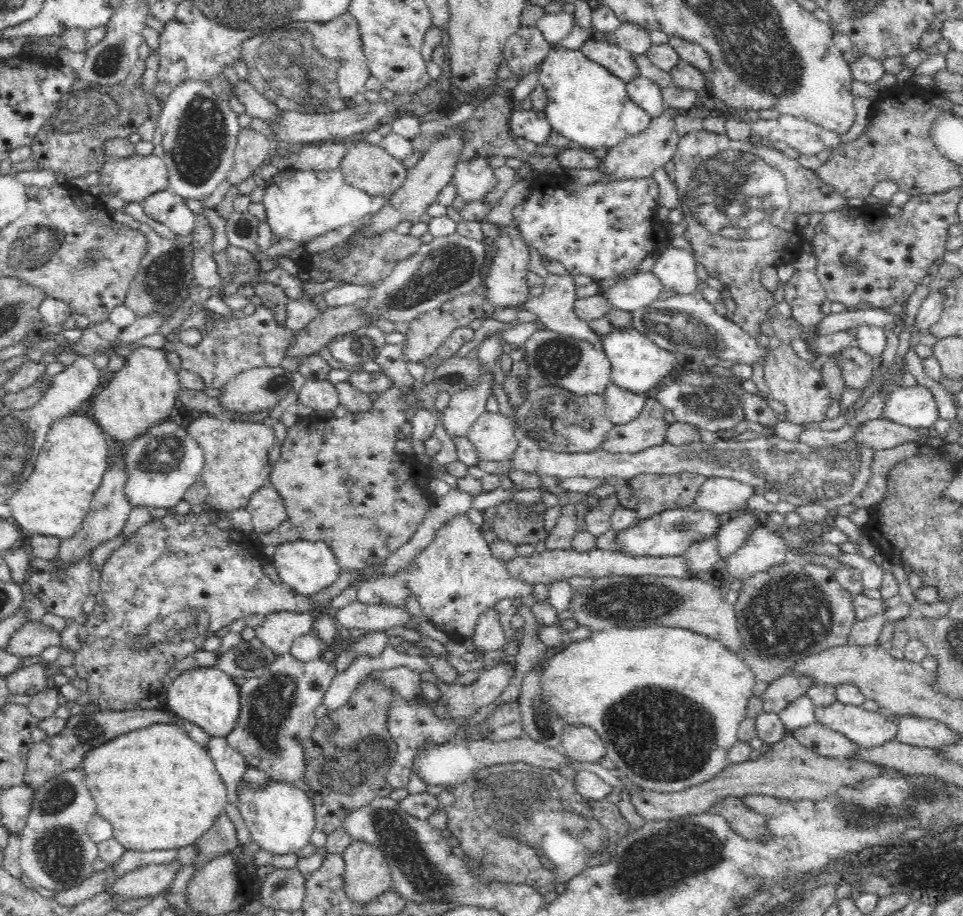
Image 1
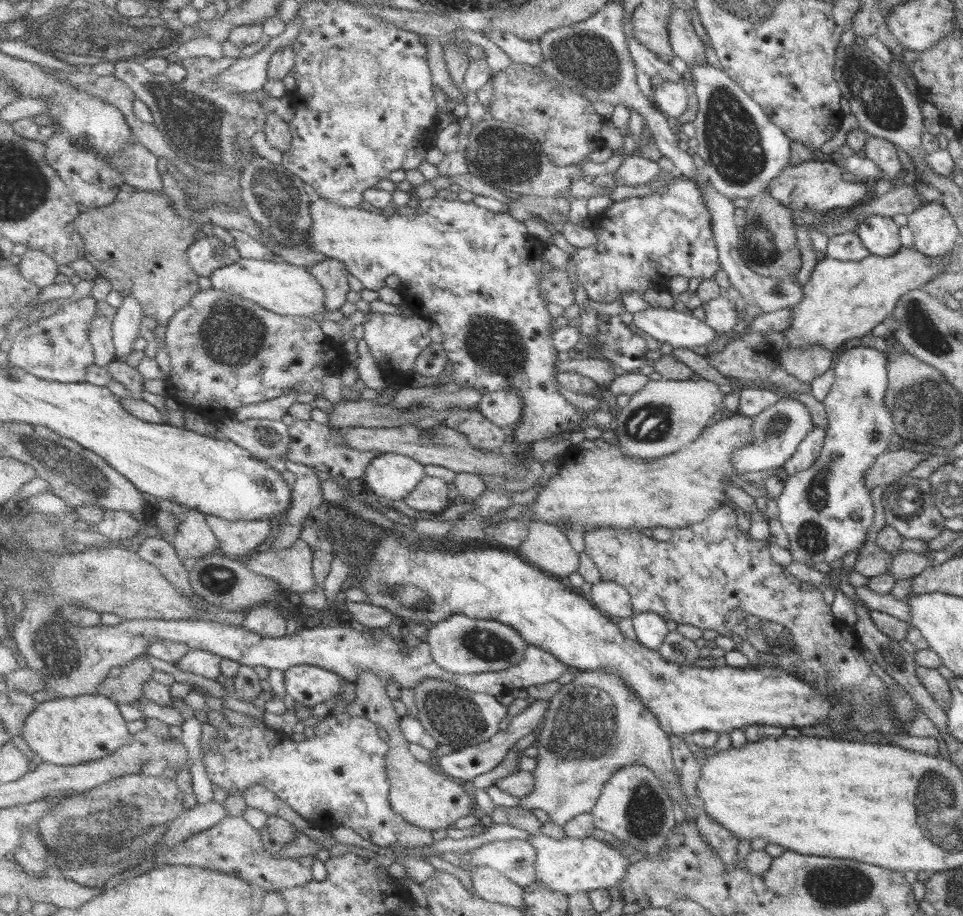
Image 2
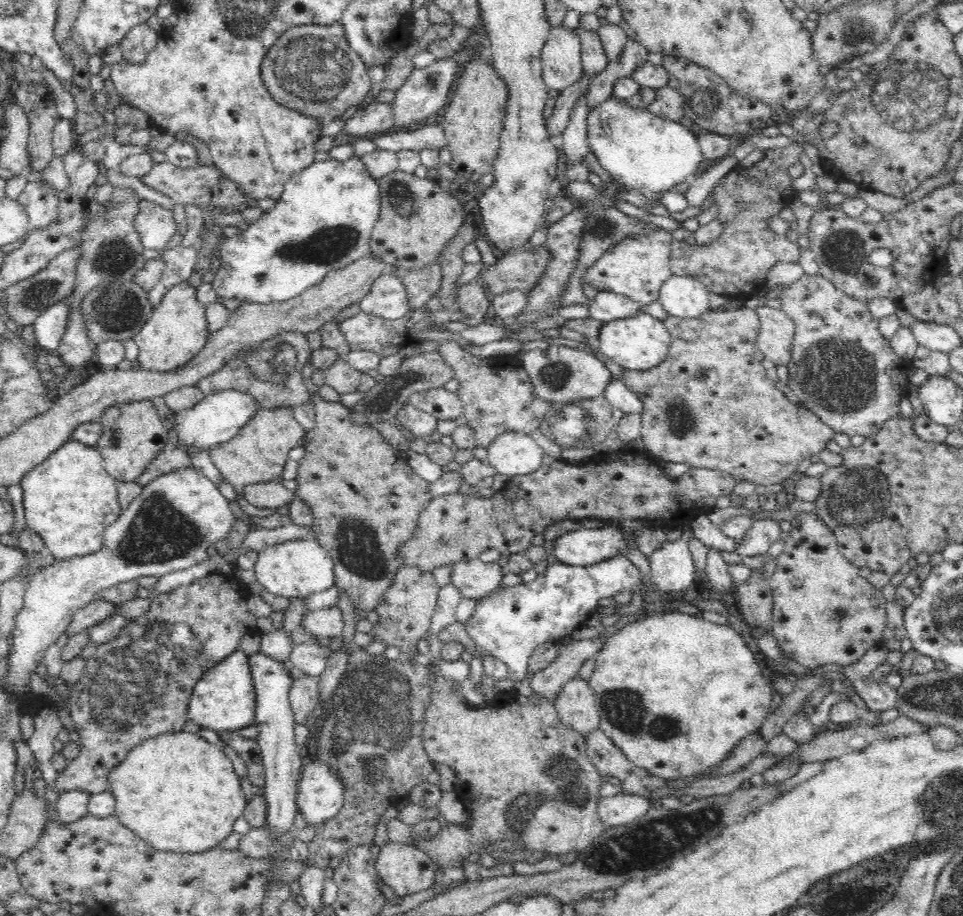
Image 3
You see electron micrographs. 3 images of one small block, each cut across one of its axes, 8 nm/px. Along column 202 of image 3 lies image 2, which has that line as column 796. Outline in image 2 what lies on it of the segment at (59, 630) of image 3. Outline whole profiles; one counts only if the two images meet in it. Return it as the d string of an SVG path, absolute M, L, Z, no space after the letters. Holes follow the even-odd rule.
M852 347L850 349L843 349L839 353L839 360L836 359L836 363L832 366L835 372L835 381L826 396L826 399L822 401L828 417L828 426L825 431L825 439L823 442L822 450L820 451L820 456L814 461L814 464L807 468L806 470L801 470L796 474L789 476L784 483L782 492L779 497L775 500L778 507L778 520L780 520L783 529L790 540L790 552L792 553L792 558L796 562L811 564L812 562L832 562L832 560L842 558L848 552L854 552L860 550L863 542L865 541L866 534L868 532L868 527L872 526L872 518L874 516L874 505L872 505L872 499L870 499L870 488L863 484L864 473L872 466L874 460L878 455L886 453L886 449L890 446L890 442L898 441L899 436L895 434L893 420L890 411L885 407L884 400L887 390L888 377L887 377L887 357L882 351L878 351L872 347Z

